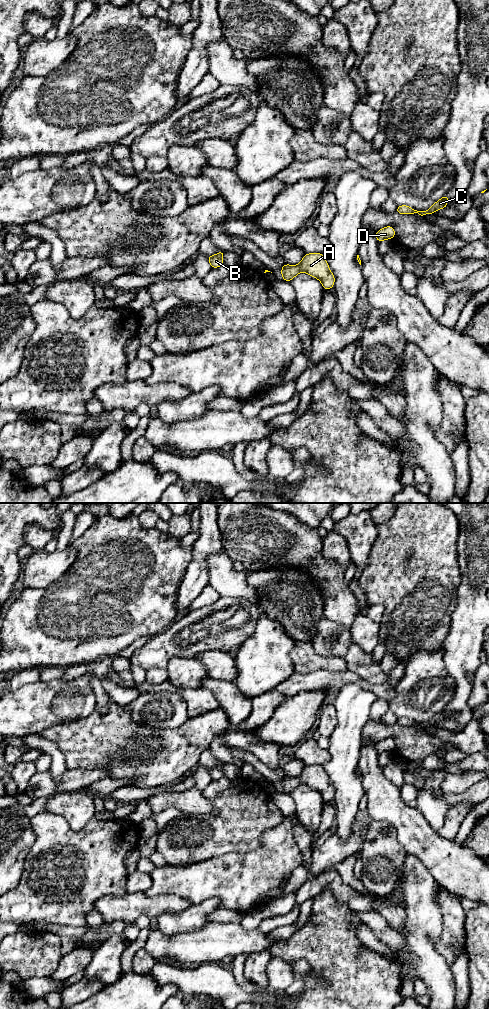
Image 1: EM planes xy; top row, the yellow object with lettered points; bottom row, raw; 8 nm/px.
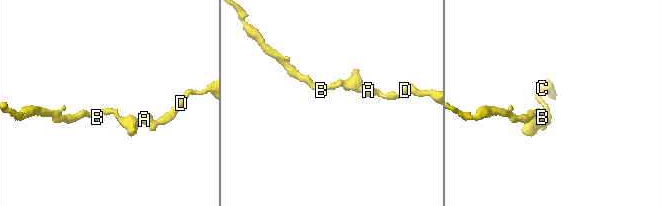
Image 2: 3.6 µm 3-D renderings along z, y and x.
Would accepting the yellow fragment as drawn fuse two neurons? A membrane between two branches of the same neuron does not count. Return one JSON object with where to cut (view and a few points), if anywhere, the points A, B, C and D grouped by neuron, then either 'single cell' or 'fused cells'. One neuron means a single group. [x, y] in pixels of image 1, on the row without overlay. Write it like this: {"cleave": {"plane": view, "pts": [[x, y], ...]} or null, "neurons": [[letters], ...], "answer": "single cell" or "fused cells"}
{"cleave": null, "neurons": [["A", "B", "C", "D"]], "answer": "single cell"}

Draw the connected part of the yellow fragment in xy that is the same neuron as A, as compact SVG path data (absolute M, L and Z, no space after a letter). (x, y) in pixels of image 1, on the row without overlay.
M321 765L305 766L299 777L288 777L281 781L284 793L290 794L299 784L305 784L312 789L319 791L324 802L334 799L335 788L331 785L328 775Z

